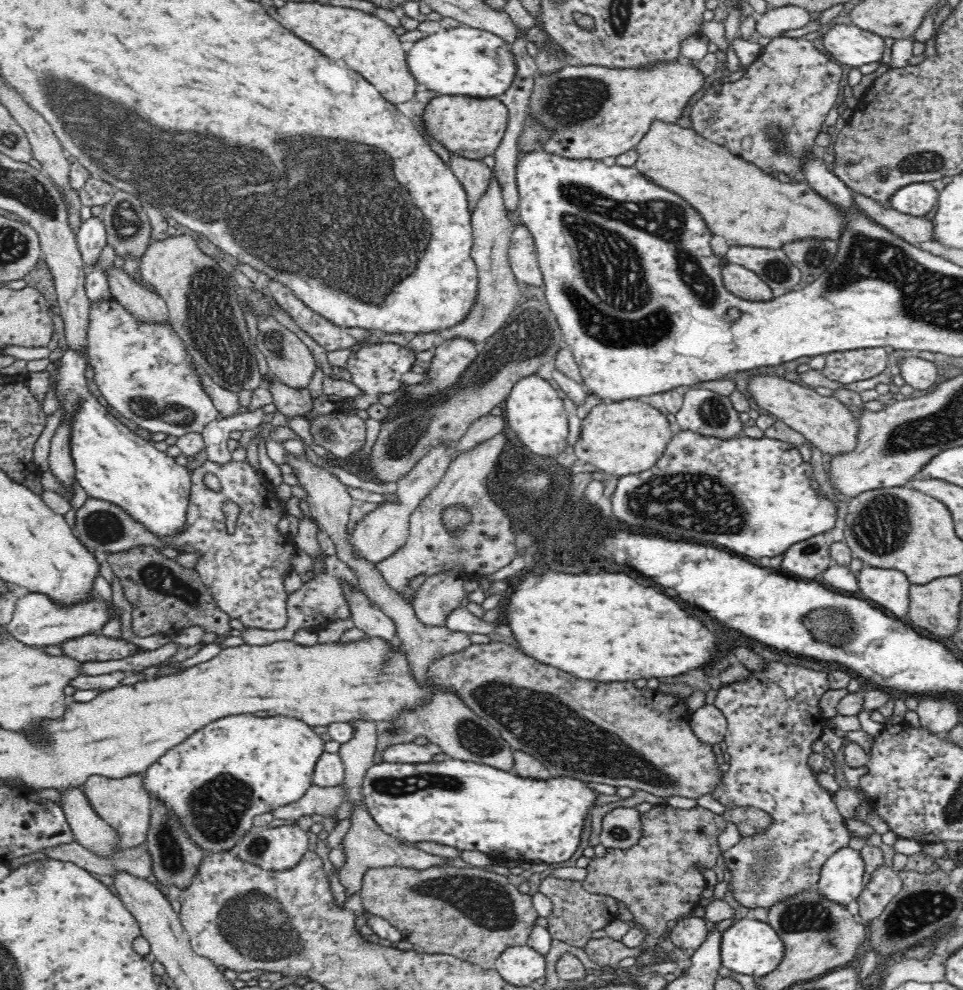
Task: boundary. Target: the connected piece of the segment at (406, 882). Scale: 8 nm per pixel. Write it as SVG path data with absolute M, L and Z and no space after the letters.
M444 865L443 867L432 867L426 870L416 870L406 867L398 866L384 866L384 868L368 868L362 876L362 886L360 886L359 895L363 903L363 908L374 916L379 916L386 919L394 928L400 931L402 940L408 940L414 945L414 950L420 953L428 954L449 954L459 958L462 961L478 965L484 970L494 969L496 958L510 946L522 946L527 944L528 934L532 930L534 920L538 918L539 914L534 909L531 896L529 894L522 894L518 887L512 885L508 881L508 877L492 873L480 868L460 868Z

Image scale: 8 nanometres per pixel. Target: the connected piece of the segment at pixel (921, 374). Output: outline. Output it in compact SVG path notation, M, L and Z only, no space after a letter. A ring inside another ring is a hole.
M904 351L899 367L902 378L916 390L928 390L938 382L938 363L918 357L916 353Z

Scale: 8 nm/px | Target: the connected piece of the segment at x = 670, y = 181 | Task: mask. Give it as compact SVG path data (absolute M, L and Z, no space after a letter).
M662 121L652 122L649 131L636 146L638 162L636 169L644 177L652 179L656 185L671 190L684 200L688 200L706 220L708 228L724 236L728 248L731 246L752 246L764 249L781 249L789 242L804 239L826 239L838 244L843 230L848 226L848 215L842 207L834 205L816 193L804 178L796 178L790 182L781 182L777 177L760 169L752 163L744 161L732 154L726 147L708 141L694 129L683 128L678 124Z

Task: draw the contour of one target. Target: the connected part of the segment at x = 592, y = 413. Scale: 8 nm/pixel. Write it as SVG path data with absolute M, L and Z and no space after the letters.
M641 398L593 406L582 419L580 435L573 446L577 460L594 464L610 477L636 474L652 468L664 454L674 429L666 416Z

